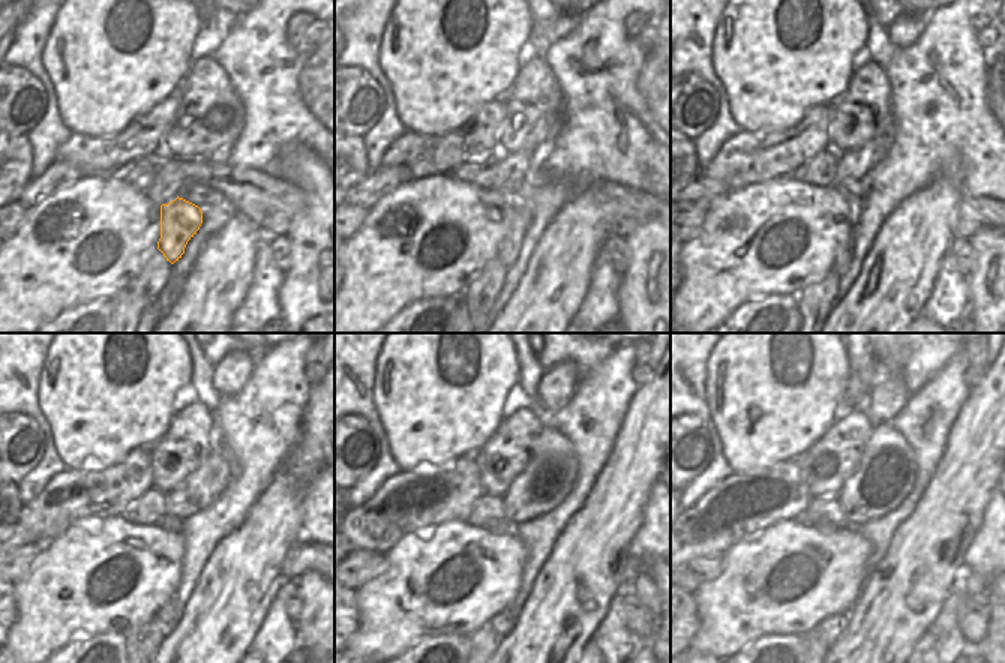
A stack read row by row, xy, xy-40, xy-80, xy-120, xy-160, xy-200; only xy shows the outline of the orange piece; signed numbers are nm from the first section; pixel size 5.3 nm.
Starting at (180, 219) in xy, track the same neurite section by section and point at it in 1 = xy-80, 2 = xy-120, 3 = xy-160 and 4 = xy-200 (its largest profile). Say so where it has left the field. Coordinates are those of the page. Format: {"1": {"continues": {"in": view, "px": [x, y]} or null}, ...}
{"1": {"continues": {"in": "xy-80", "px": [843, 255]}}, "2": {"continues": {"in": "xy-120", "px": [168, 615]}}, "3": {"continues": {"in": "xy-160", "px": [503, 623]}}, "4": {"continues": {"in": "xy-200", "px": [830, 629]}}}

